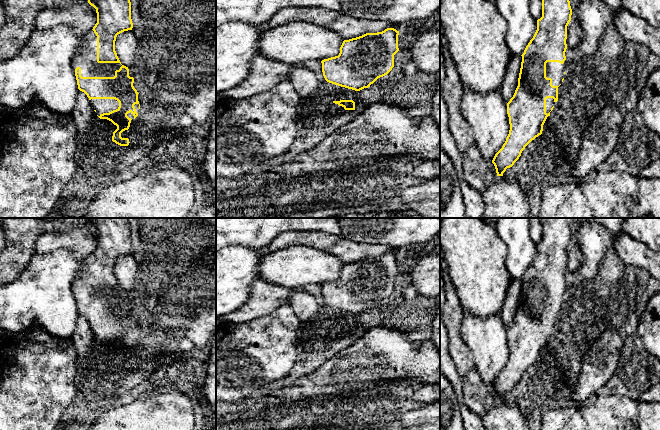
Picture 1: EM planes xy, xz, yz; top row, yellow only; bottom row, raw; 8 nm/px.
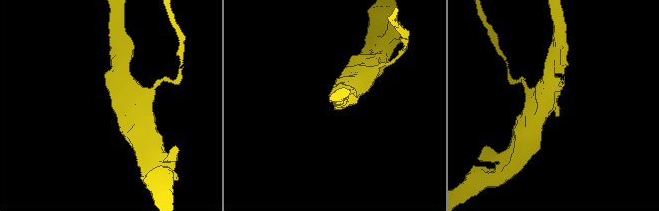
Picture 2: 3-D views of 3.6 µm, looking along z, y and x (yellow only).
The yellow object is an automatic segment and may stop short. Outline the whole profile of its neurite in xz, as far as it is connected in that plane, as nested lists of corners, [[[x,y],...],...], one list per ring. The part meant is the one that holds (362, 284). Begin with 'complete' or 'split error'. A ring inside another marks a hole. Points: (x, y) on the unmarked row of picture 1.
complete; [[[387,252],[344,264],[338,280],[324,283],[322,296],[329,307],[360,315],[394,291],[399,255]]]

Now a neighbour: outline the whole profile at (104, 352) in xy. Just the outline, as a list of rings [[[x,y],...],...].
[[[96,338],[91,349],[91,352],[84,358],[77,358],[76,368],[77,370],[93,370],[92,364],[95,364],[97,360],[101,361],[102,366],[106,366],[108,363],[112,363],[114,356],[114,348],[107,343],[100,343]]]

